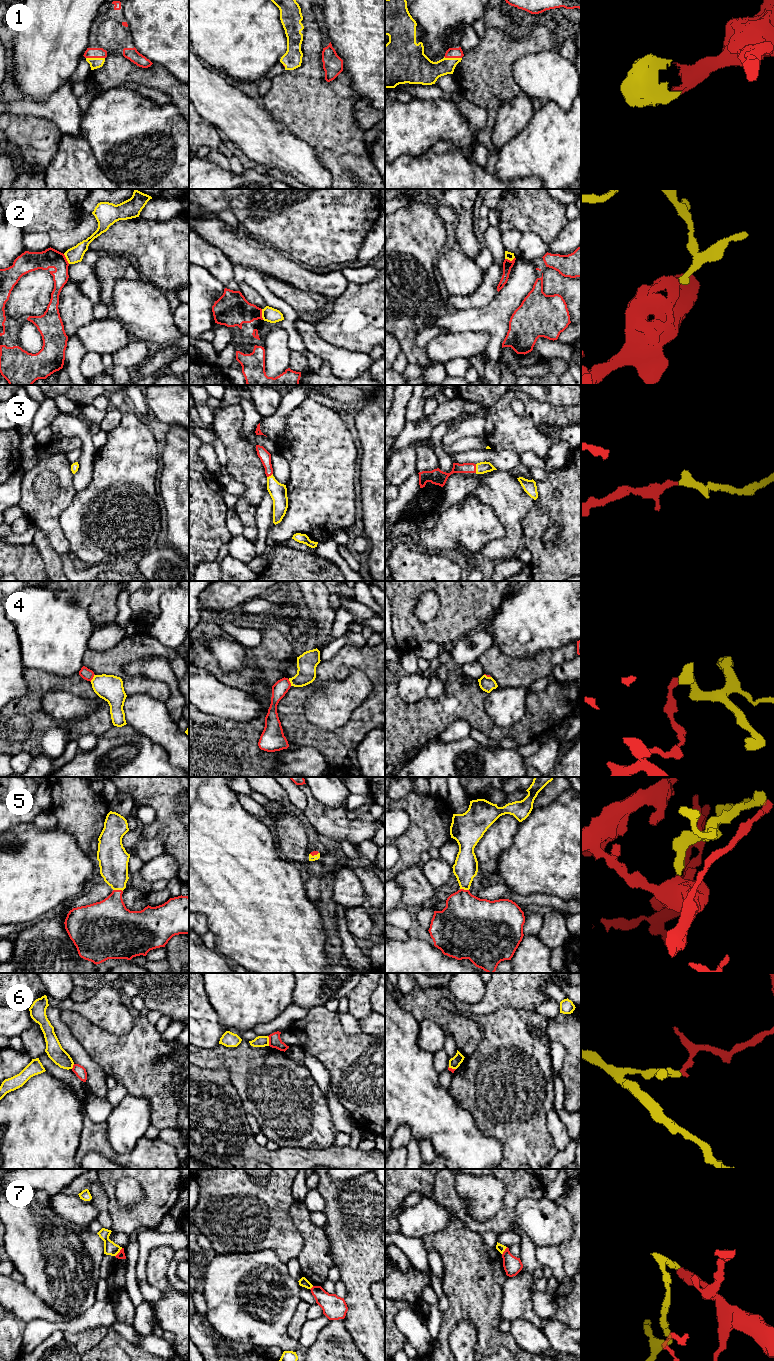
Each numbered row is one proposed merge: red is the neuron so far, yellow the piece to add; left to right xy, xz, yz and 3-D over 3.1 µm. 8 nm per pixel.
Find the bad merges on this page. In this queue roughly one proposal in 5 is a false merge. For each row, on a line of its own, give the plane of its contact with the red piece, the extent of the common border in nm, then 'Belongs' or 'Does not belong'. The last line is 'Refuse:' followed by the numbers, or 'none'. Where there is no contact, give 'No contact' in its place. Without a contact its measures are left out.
1: Touches red in xy. Shared border 150 nm. Belongs
2: Touches red in xz. Shared border 90 nm. Does not belong
3: Touches red in yz. Shared border 70 nm. Belongs
4: Touches red in xy. Shared border 70 nm. Does not belong
5: Touches red in xy. Shared border 80 nm. Belongs
6: Touches red in xz. Shared border 80 nm. Does not belong
7: Touches red in xy. Shared border 90 nm. Does not belong
Refuse: 2, 4, 6, 7

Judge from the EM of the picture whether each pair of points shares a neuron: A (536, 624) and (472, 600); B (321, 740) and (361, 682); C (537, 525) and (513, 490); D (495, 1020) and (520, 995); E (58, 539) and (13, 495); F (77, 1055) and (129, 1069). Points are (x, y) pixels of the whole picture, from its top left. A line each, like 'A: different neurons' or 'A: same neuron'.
A: different neurons
B: different neurons
C: different neurons
D: different neurons
E: different neurons
F: different neurons

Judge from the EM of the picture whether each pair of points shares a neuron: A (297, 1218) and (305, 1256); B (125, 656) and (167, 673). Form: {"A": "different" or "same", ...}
{"A": "same", "B": "different"}

